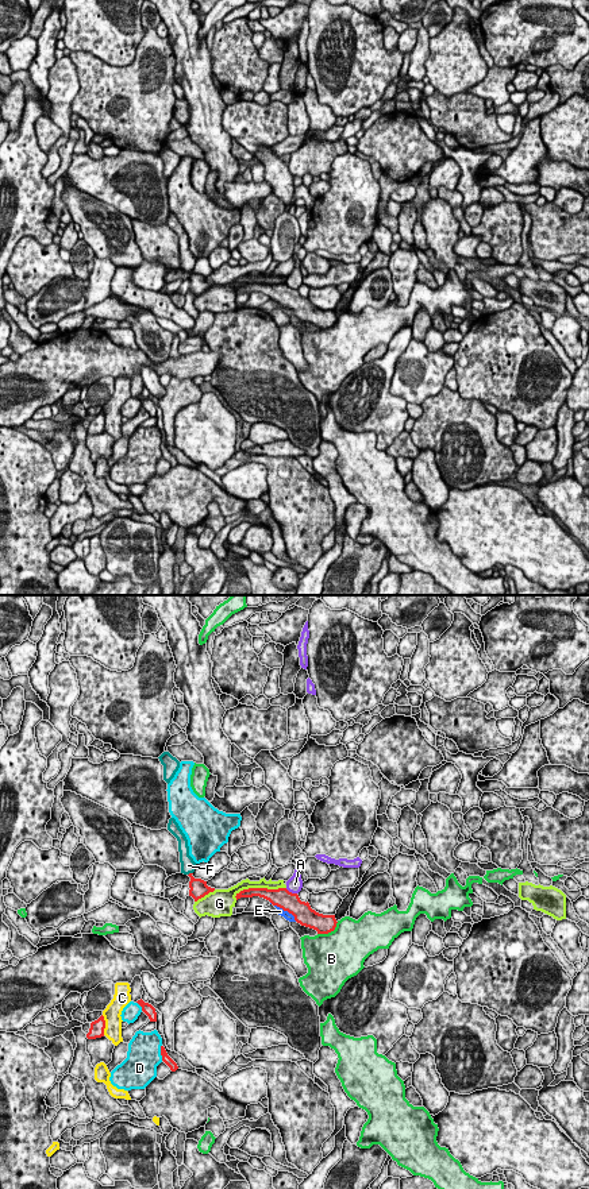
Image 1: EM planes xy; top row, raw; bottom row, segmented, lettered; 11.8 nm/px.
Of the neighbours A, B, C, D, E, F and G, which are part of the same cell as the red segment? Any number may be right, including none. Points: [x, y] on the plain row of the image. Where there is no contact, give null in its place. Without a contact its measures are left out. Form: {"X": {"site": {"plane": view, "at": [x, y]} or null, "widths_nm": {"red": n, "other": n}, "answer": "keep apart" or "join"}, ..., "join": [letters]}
{"A": {"site": {"plane": "xy", "at": [291, 288]}, "widths_nm": {"red": 240, "other": 190}, "answer": "keep apart"}, "B": {"site": {"plane": "xy", "at": [328, 327]}, "widths_nm": {"red": 220, "other": 480}, "answer": "keep apart"}, "C": {"site": {"plane": "xy", "at": [104, 420]}, "widths_nm": {"red": 170, "other": 200}, "answer": "keep apart"}, "D": {"site": {"plane": "xy", "at": [161, 448]}, "widths_nm": {"red": 100, "other": 400}, "answer": "keep apart"}, "E": {"site": {"plane": "xy", "at": [287, 305]}, "widths_nm": {"red": 240, "other": 90}, "answer": "keep apart"}, "F": {"site": {"plane": "xy", "at": [189, 269]}, "widths_nm": {"red": 220, "other": 170}, "answer": "join"}, "G": {"site": {"plane": "xy", "at": [260, 284]}, "widths_nm": {"red": 190, "other": 130}, "answer": "keep apart"}, "join": ["F"]}

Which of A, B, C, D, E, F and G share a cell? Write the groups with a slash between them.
A / B / C / D / E / F / G

